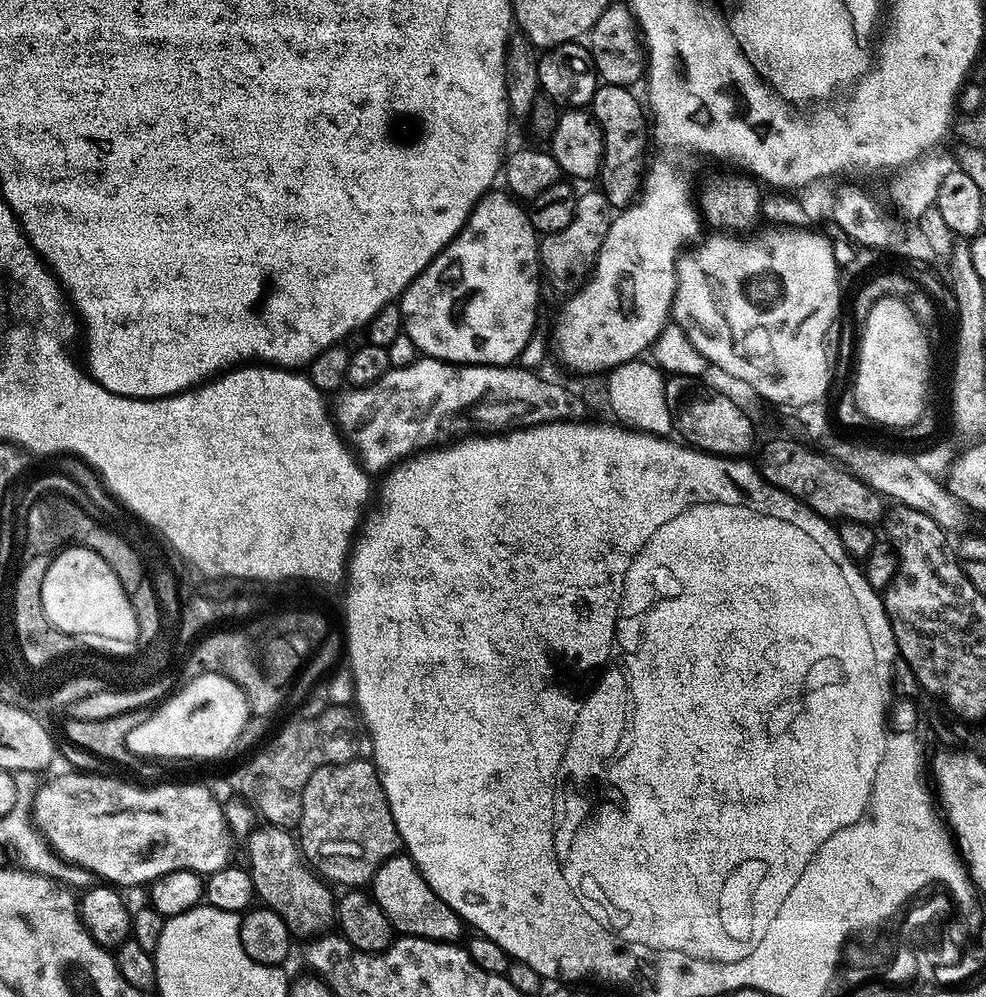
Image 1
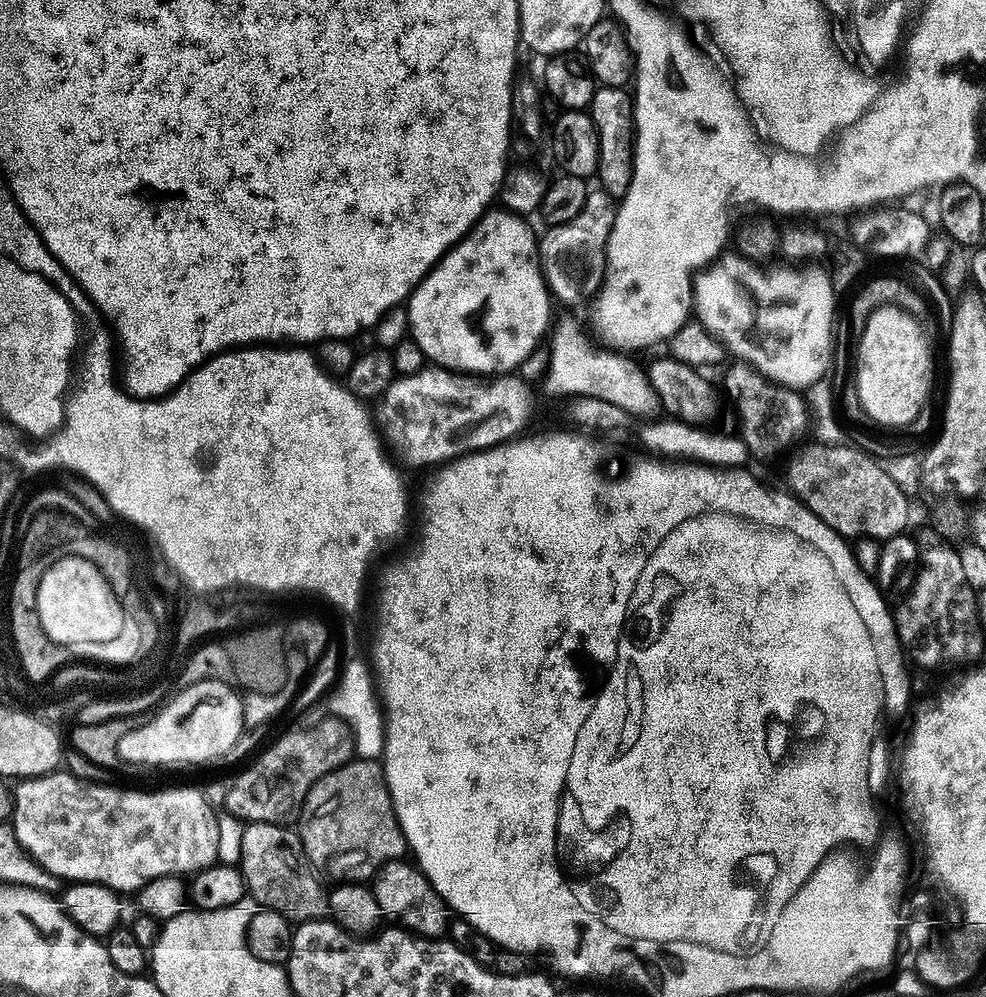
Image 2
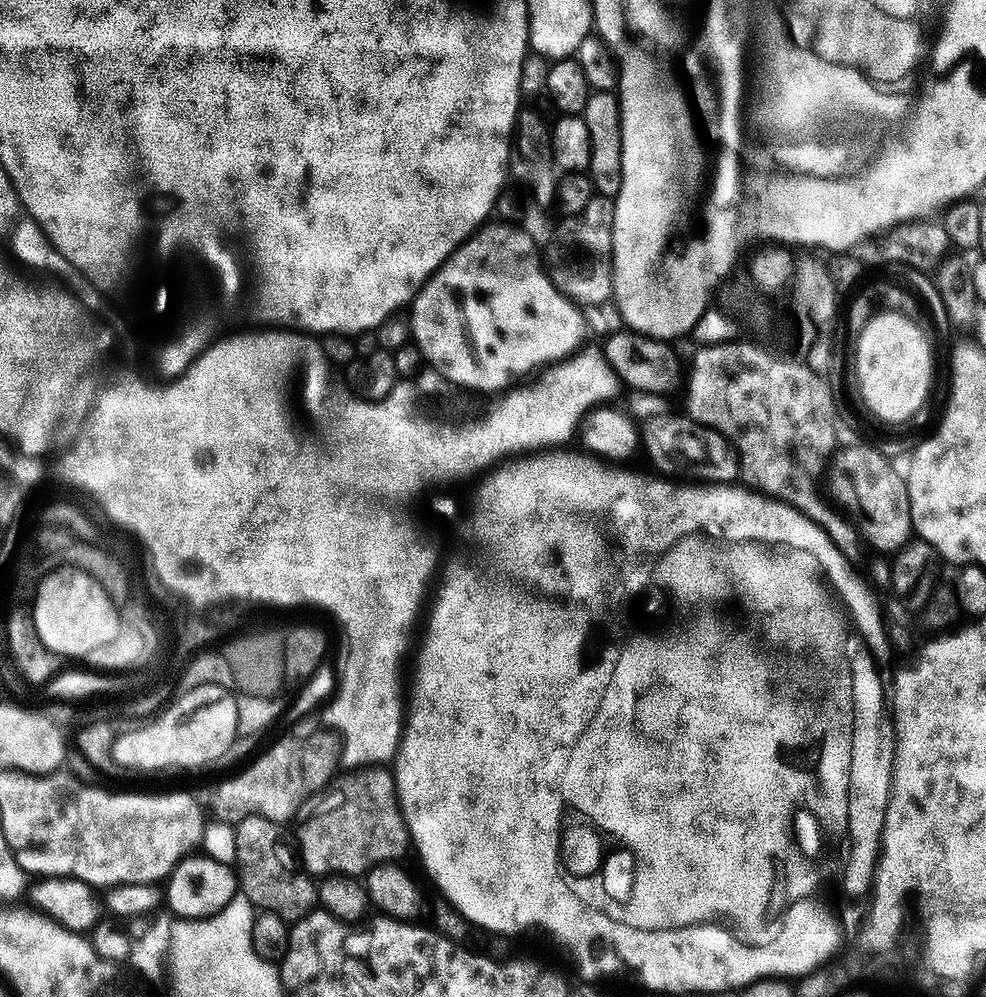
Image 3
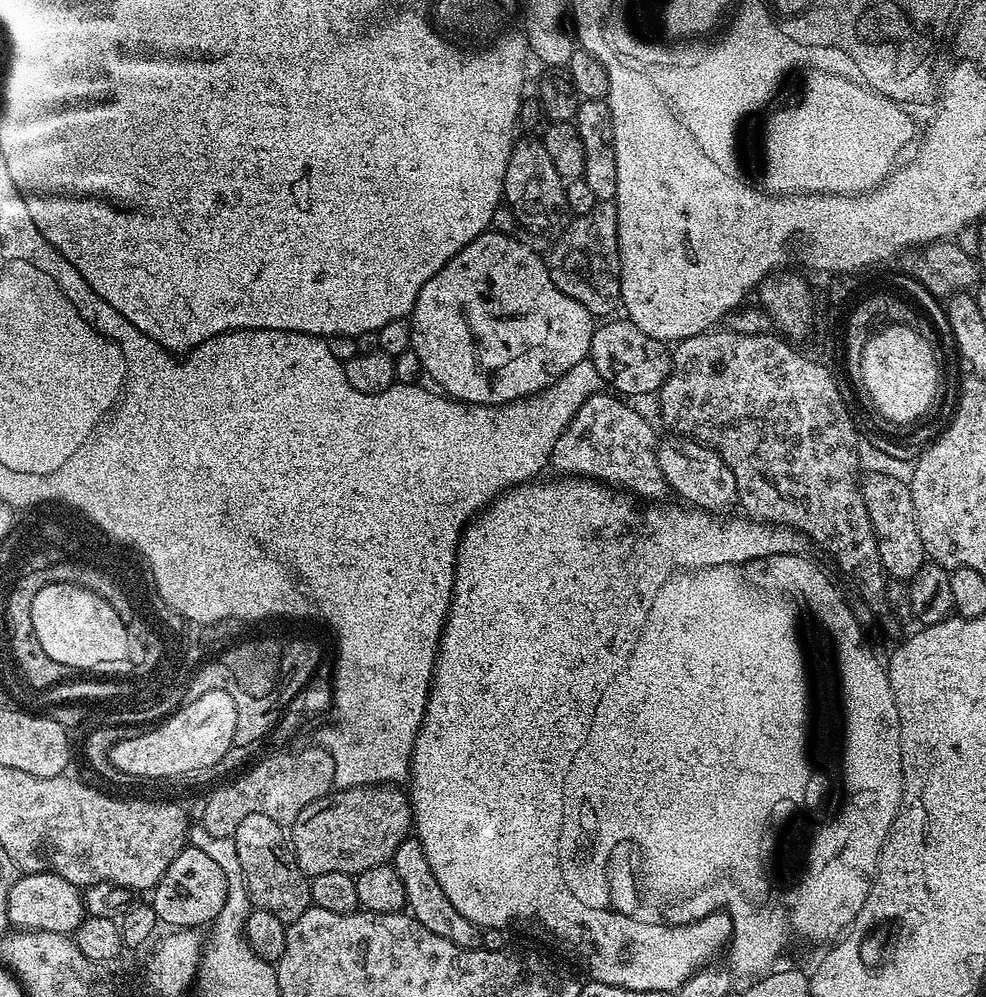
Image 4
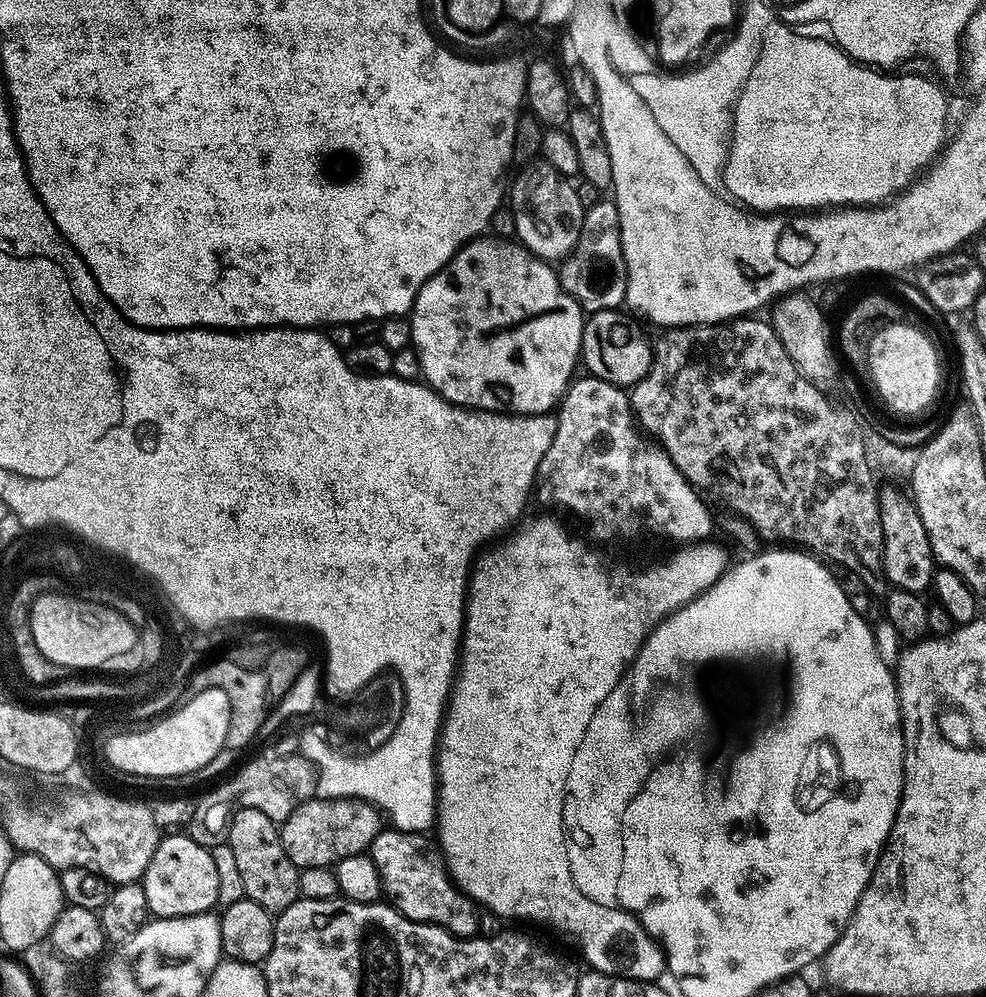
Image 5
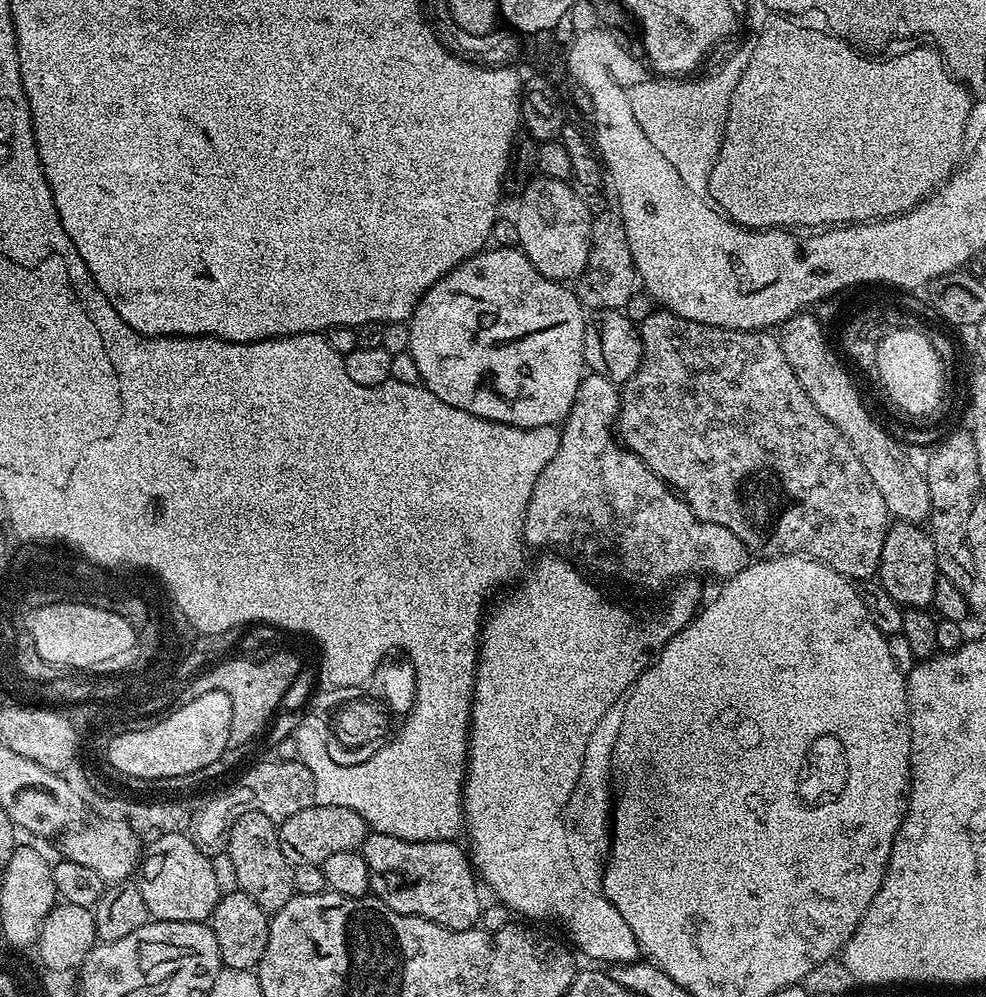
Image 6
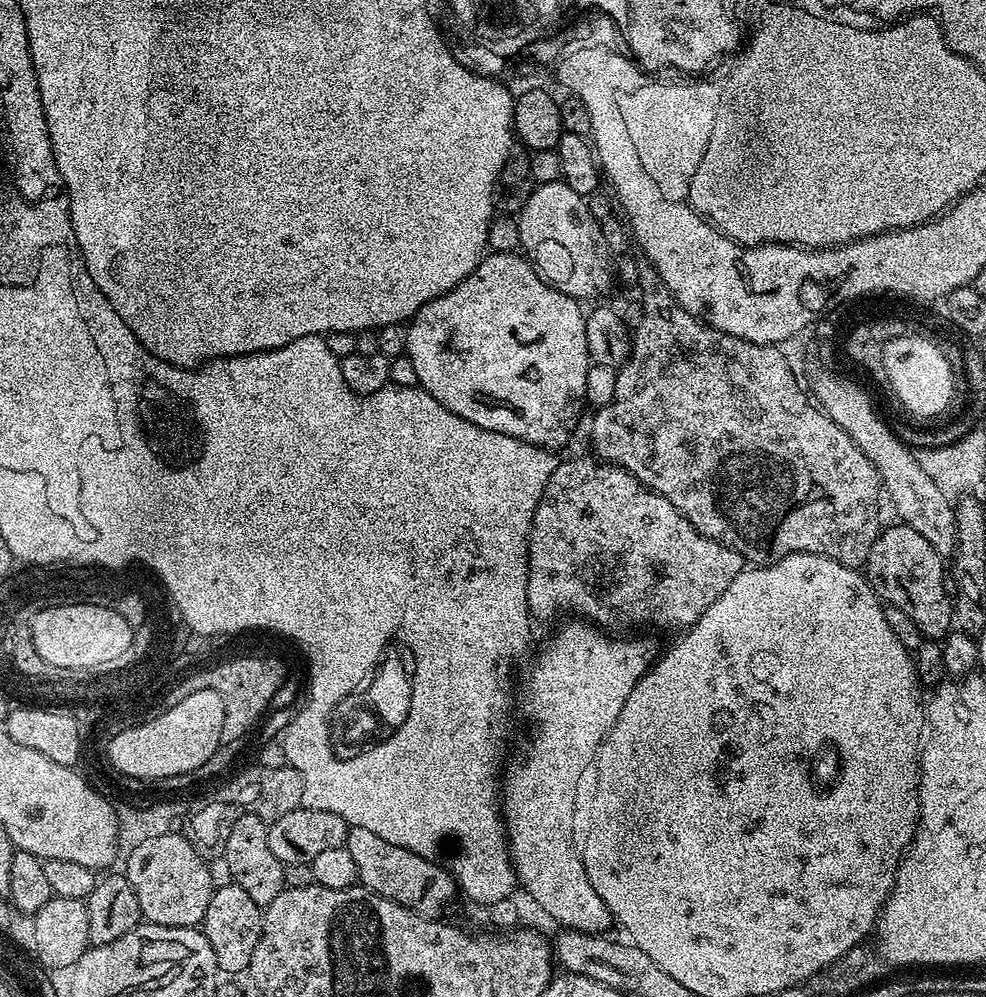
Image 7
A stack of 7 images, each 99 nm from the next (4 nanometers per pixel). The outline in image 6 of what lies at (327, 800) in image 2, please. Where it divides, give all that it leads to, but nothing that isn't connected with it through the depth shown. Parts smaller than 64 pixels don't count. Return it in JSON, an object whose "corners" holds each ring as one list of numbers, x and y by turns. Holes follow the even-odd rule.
{"corners":[[317,804,298,810,298,814,290,814,290,818,279,821,276,833,278,846,282,846,282,854,293,866,297,864,324,865,326,858,333,854,342,854,342,850,357,851,369,834,368,823,357,812,346,806,333,804]]}

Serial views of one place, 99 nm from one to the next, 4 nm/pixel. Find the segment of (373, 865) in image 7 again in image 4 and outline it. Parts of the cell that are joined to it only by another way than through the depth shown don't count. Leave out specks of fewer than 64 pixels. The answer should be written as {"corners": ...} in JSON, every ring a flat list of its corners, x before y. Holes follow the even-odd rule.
{"corners":[[409,838,401,842,390,863,392,869,398,874,398,878,402,878,402,890,406,890,404,902,412,919,426,926,430,934,438,934,438,938,450,938,454,946,474,949,481,947,482,929,480,925,470,922,465,916,458,914,454,906,450,906,450,898,442,894,442,886,438,886,438,878,434,878,434,870,430,870,430,862,426,862,426,854,419,840]]}

